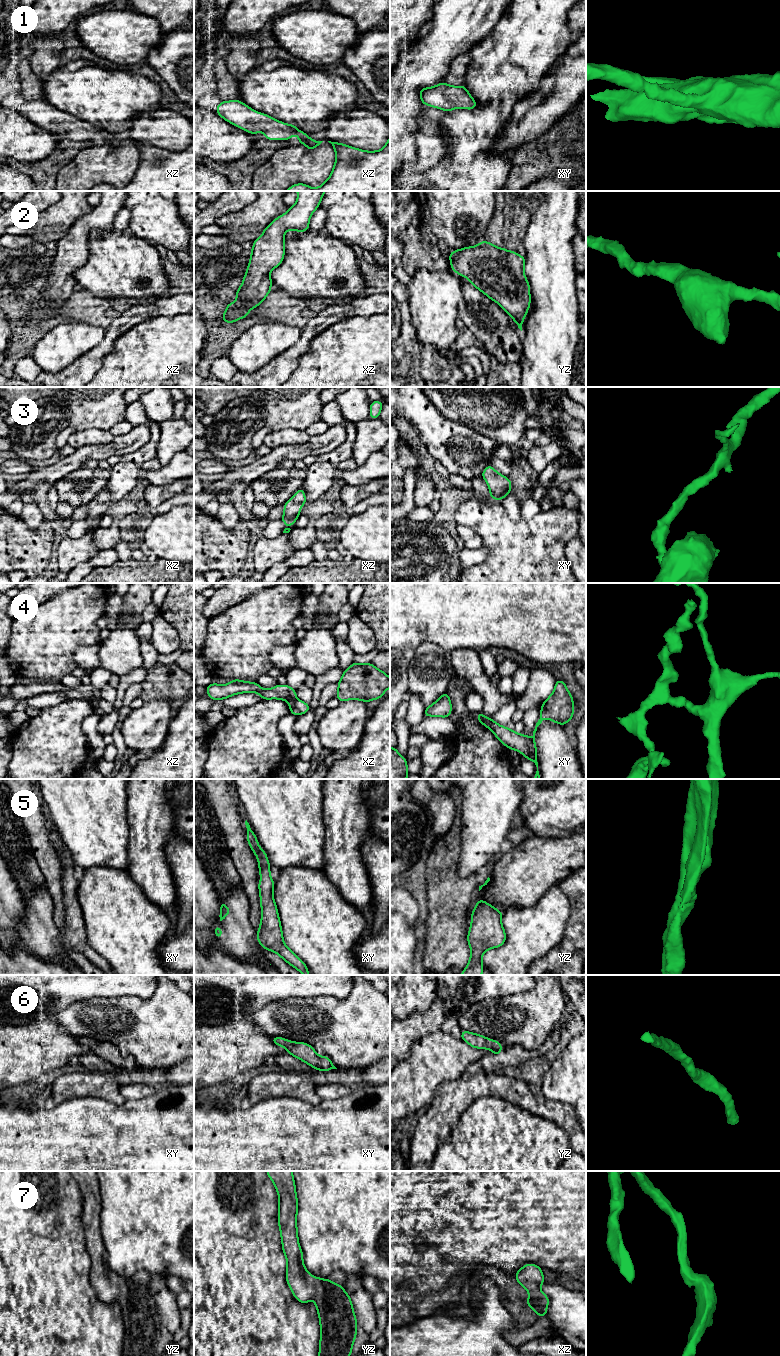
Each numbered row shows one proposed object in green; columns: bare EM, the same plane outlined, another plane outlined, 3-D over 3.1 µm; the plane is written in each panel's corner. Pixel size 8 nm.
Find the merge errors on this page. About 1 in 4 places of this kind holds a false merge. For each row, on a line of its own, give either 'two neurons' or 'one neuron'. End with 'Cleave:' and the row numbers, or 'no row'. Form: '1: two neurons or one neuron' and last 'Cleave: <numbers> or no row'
1: one neuron
2: one neuron
3: one neuron
4: two neurons
5: one neuron
6: one neuron
7: one neuron
Cleave: 4

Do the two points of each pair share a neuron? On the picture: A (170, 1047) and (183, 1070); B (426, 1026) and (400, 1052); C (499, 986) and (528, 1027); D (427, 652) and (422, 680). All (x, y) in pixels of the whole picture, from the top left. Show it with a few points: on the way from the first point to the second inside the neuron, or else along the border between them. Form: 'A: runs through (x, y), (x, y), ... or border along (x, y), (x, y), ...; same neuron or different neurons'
A: border along (183, 1059), (163, 1071); different neurons
B: runs through (418, 1029), (403, 1044); same neuron
C: border along (529, 990), (523, 993), (488, 997), (483, 1000); different neurons
D: runs through (427, 659), (427, 673); same neuron

